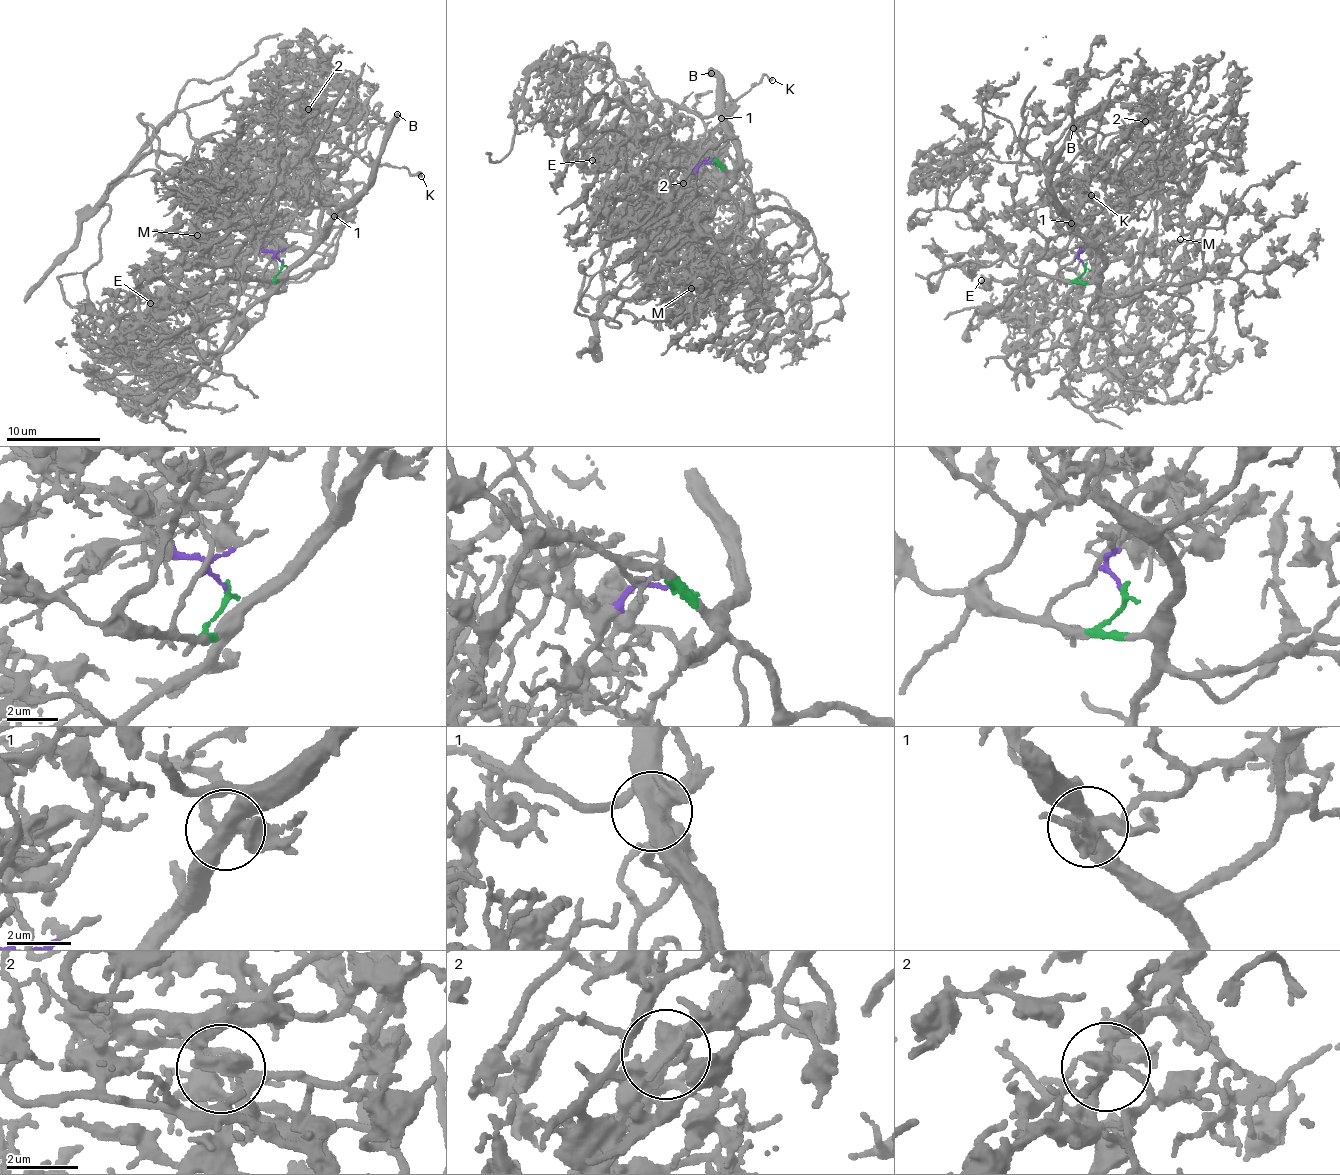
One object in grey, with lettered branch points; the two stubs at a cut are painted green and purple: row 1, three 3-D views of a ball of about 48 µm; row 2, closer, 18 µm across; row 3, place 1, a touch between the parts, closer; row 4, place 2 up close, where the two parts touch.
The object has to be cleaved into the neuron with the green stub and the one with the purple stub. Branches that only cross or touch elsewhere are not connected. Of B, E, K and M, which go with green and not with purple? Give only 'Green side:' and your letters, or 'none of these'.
Green side: B, E, M

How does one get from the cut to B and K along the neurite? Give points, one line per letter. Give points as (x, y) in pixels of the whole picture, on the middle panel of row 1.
B: (716, 164), (732, 172), (738, 169), (740, 158), (714, 104), (720, 82), (716, 74), (708, 71), (712, 74)
K: (716, 164), (631, 221), (650, 254), (710, 199), (698, 228), (671, 195), (721, 114), (773, 80)

